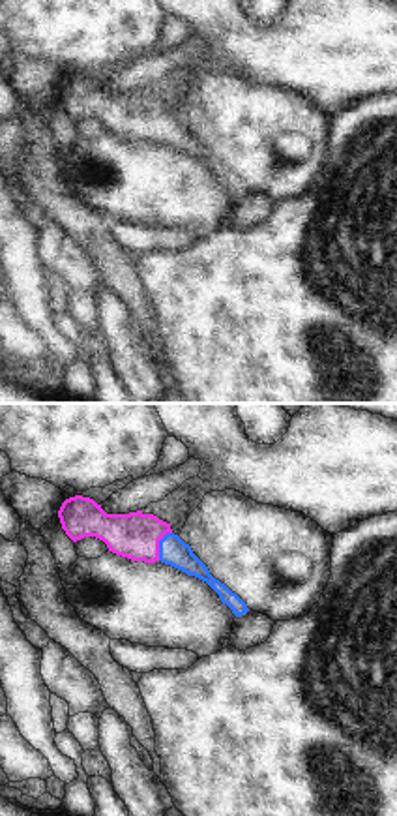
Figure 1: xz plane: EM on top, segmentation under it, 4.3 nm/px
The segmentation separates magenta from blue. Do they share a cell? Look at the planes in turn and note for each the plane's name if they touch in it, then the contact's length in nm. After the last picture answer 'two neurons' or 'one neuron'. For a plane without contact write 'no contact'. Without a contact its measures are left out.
contact in xz; length 140 nm

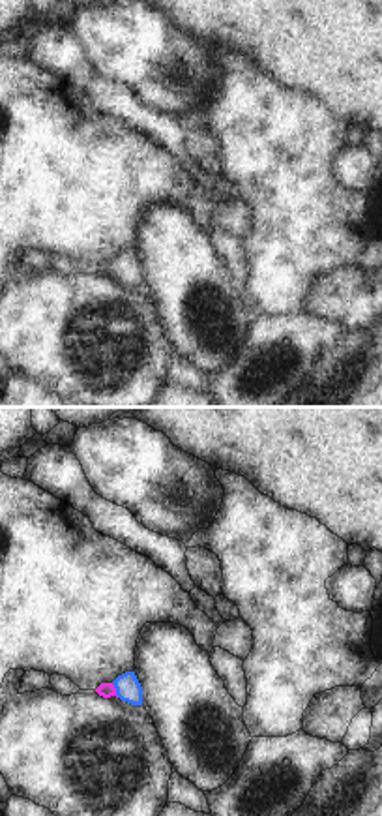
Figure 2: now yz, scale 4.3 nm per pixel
contact in yz; length 70 nm

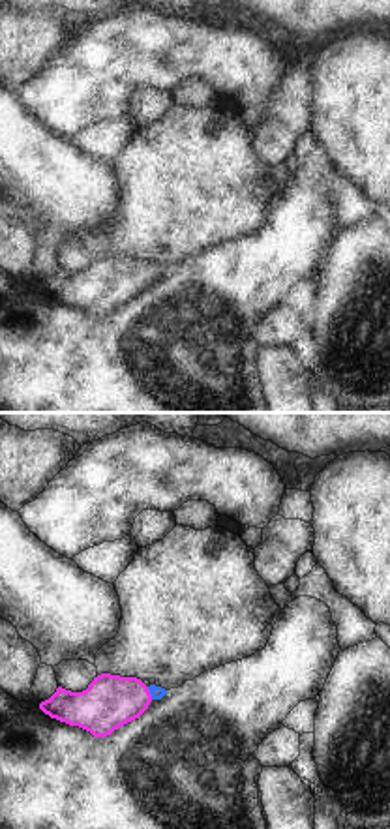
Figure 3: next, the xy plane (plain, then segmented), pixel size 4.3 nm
contact in xy; length 60 nm

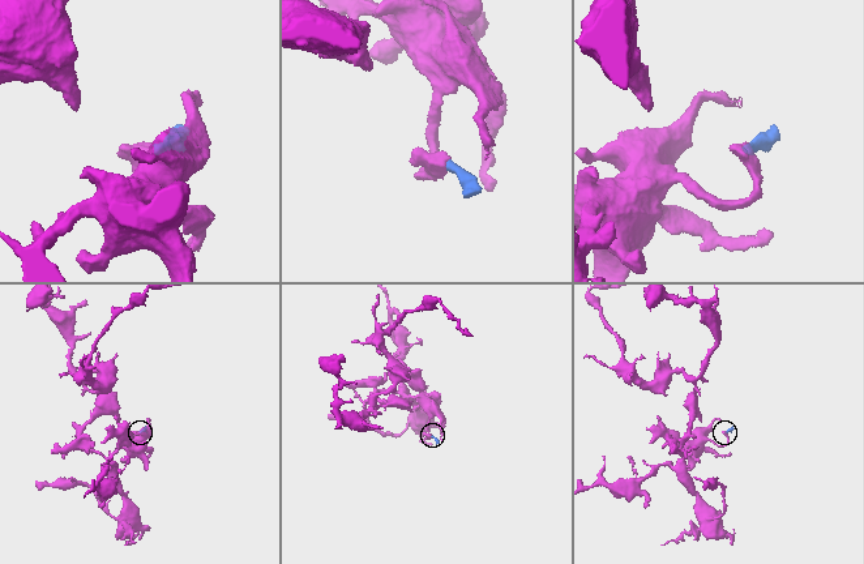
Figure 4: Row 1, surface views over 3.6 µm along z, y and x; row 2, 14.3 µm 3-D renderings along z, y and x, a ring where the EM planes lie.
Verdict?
one neuron

